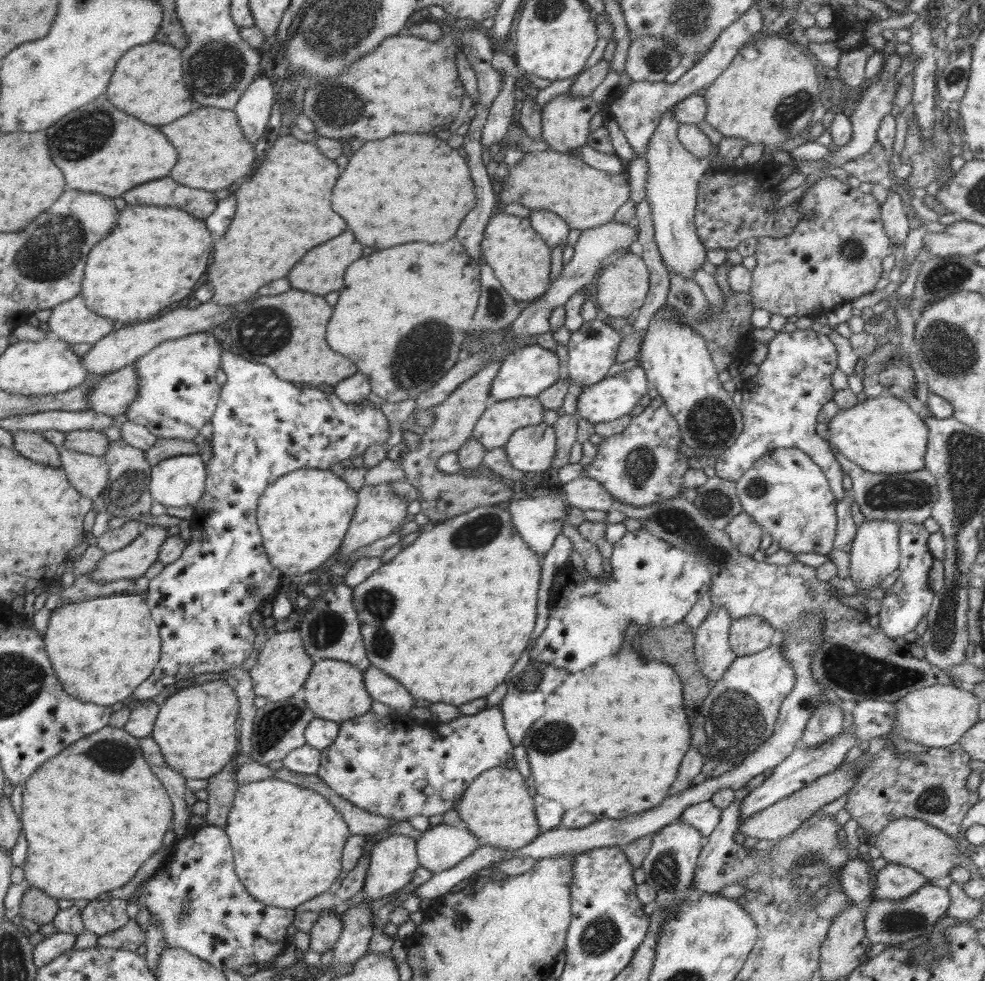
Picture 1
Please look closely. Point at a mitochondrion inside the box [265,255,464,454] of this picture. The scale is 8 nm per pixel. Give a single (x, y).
(416, 363)

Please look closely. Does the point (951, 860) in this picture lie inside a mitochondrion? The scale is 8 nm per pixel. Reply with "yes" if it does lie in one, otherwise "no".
no

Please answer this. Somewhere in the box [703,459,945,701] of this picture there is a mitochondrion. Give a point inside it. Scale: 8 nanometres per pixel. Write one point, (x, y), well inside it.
(857, 672)

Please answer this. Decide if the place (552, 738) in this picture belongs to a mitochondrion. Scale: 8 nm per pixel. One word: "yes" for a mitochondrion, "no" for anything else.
yes

